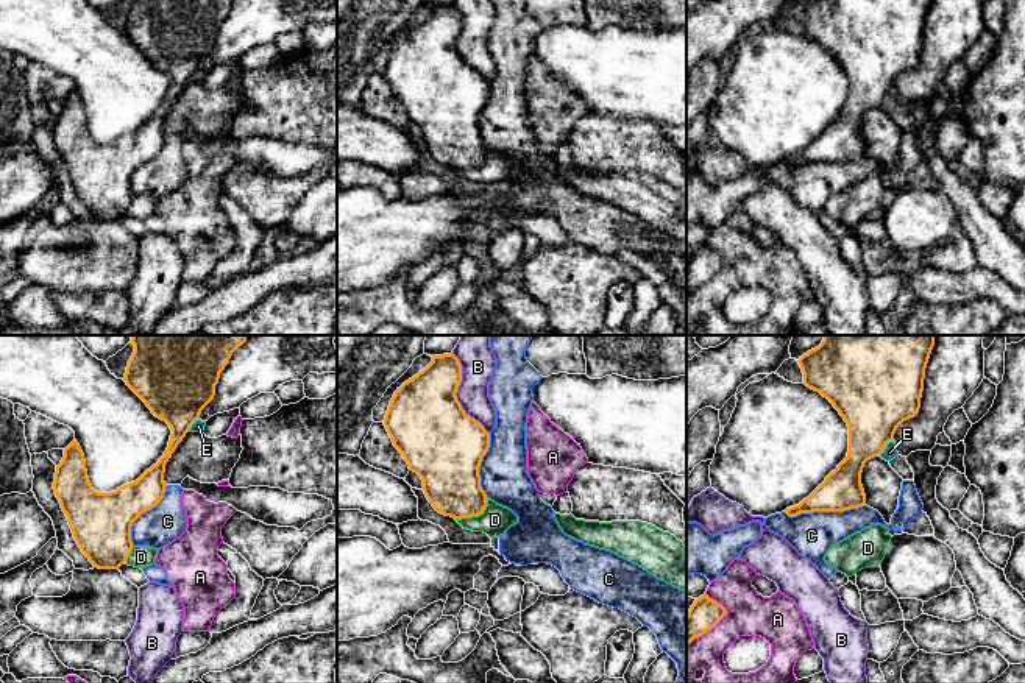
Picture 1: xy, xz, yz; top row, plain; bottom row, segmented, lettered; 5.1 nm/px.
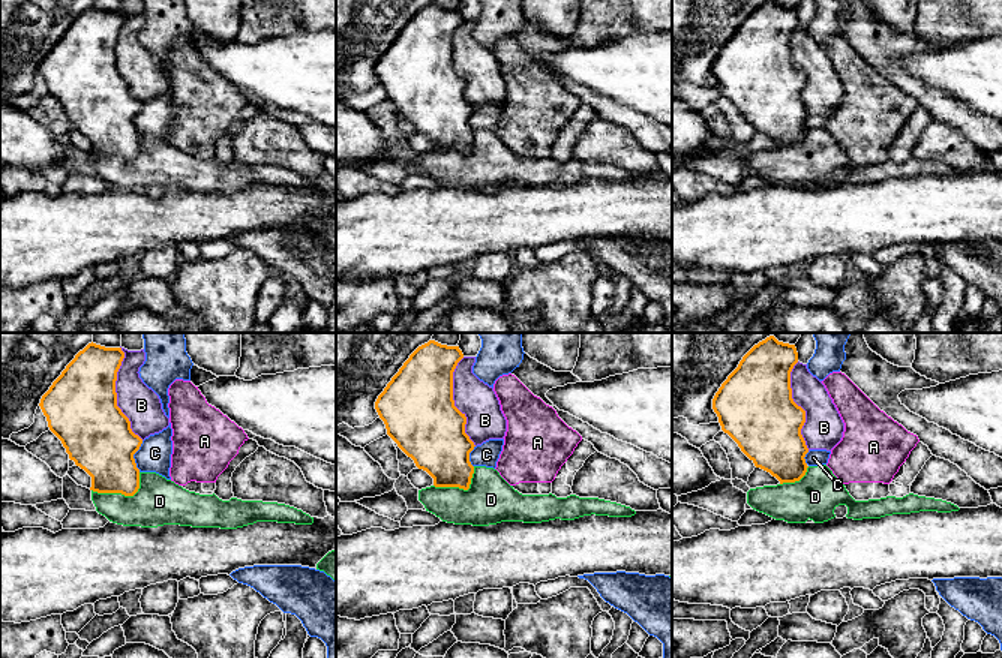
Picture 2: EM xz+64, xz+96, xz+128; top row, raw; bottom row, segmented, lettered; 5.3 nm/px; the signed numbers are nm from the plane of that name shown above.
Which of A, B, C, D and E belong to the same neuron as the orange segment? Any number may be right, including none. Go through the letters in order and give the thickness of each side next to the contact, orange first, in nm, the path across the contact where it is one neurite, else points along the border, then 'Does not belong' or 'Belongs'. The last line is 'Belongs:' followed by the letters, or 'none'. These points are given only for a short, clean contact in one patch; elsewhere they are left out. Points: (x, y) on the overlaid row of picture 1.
A: Thickness 160 nm (orange) against 220 nm. Does not belong
B: Thickness 400 nm (orange) against 180 nm. Does not belong
C: Thickness 200 nm (orange) against 220 nm. Does not belong
D: Thickness 300 nm (orange) against 150 nm. Boundary: xz (489, 499), (481, 513), (456, 520). Does not belong
E: Thickness 380 nm (orange) against 80 nm. Boundary: yz (893, 440), (879, 454). Does not belong
Belongs: none

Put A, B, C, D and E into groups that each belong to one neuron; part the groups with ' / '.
A / B / C / D / E

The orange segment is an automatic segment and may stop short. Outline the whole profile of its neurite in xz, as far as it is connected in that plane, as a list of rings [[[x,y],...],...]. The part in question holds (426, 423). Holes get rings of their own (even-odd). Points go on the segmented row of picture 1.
[[[452,352],[431,357],[423,371],[395,391],[384,426],[409,469],[421,477],[423,491],[438,513],[454,519],[479,516],[488,501],[481,487],[479,466],[490,448],[490,434],[457,401],[462,382],[459,359]]]

